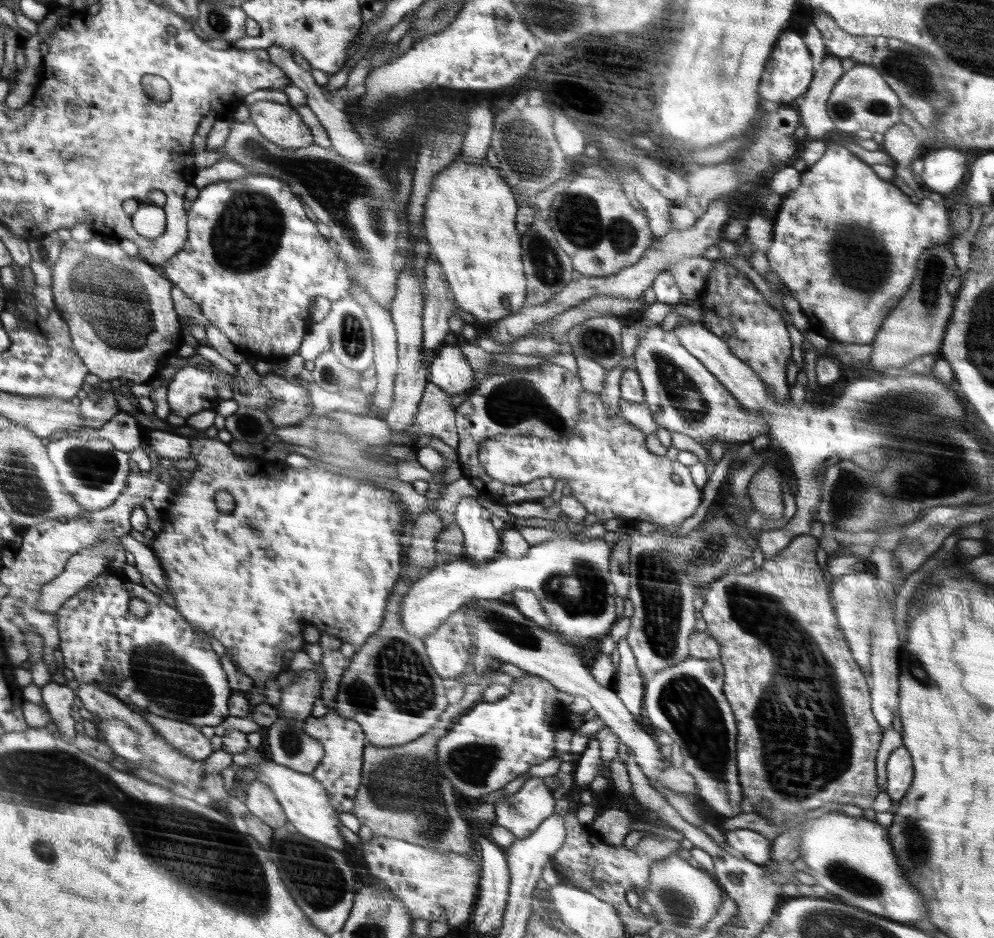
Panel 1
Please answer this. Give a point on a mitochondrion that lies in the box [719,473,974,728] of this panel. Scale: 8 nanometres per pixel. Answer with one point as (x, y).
(914, 666)

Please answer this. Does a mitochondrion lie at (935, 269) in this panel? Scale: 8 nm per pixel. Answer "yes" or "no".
yes

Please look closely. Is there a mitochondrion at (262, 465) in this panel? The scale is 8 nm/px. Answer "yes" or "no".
no

